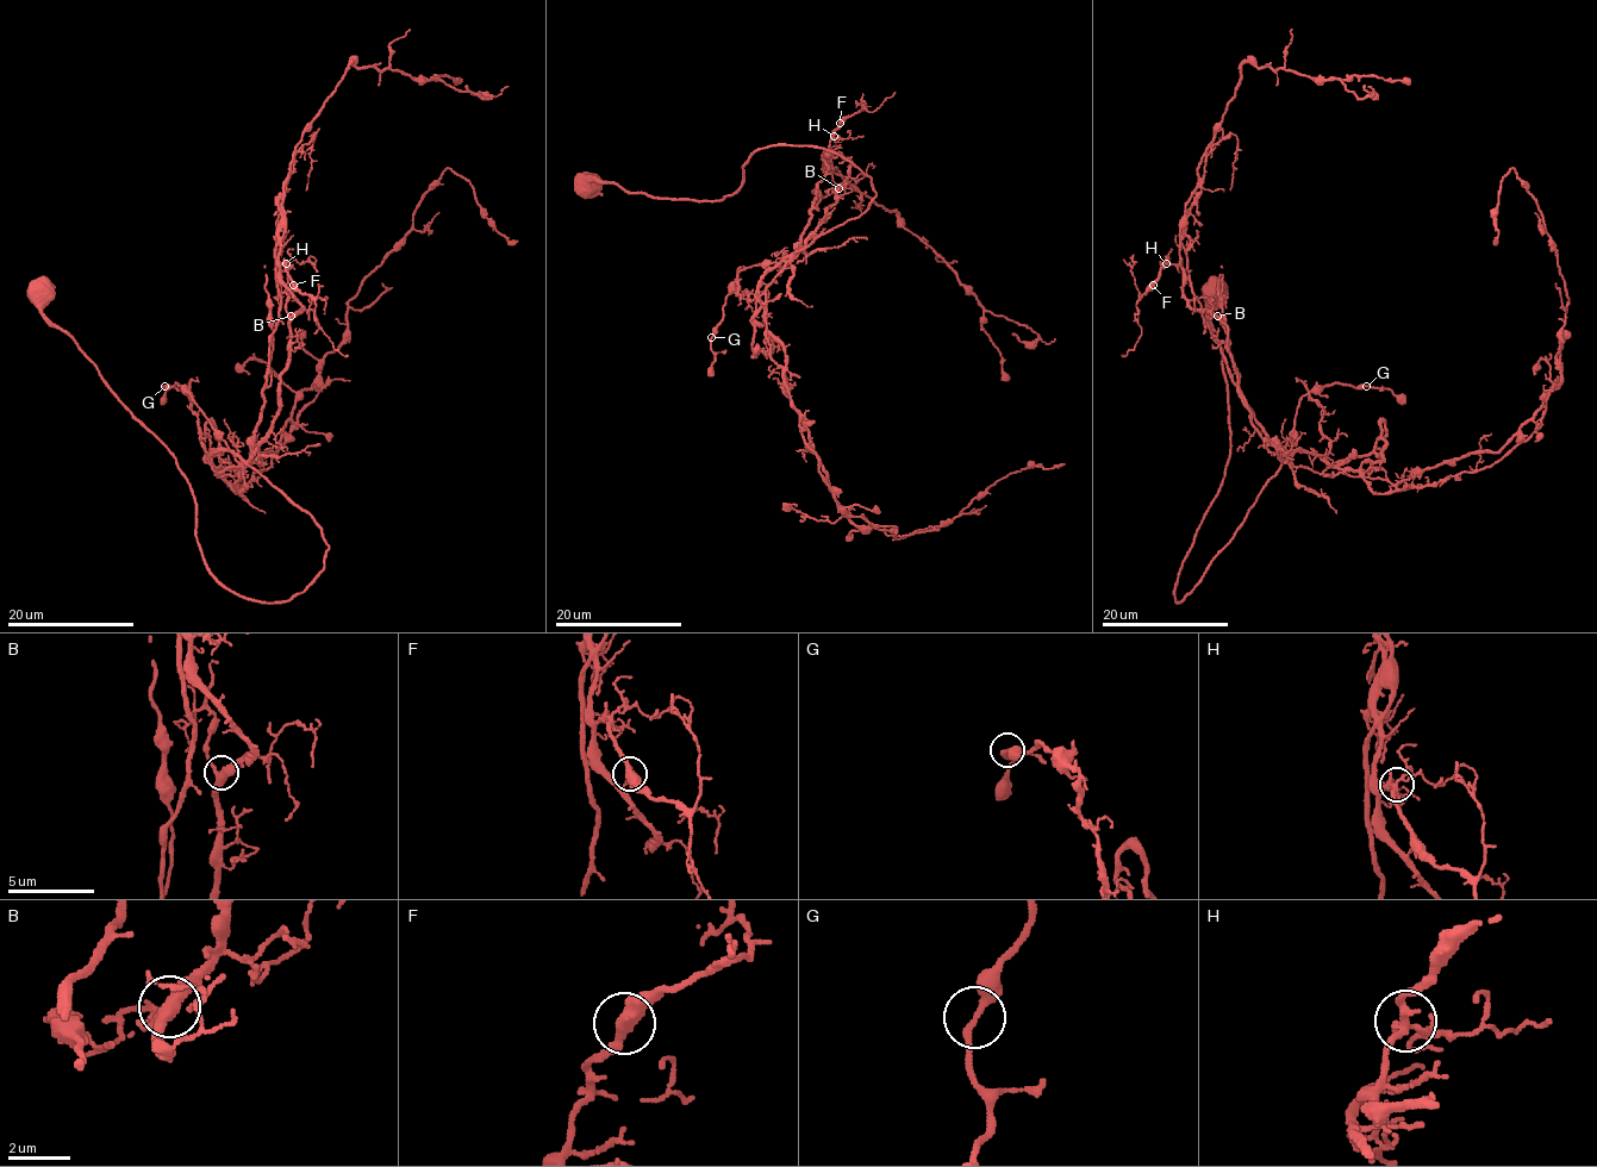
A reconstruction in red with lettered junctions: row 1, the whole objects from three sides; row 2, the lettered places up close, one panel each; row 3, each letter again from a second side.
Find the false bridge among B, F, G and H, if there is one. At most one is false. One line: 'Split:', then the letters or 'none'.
Split: none

